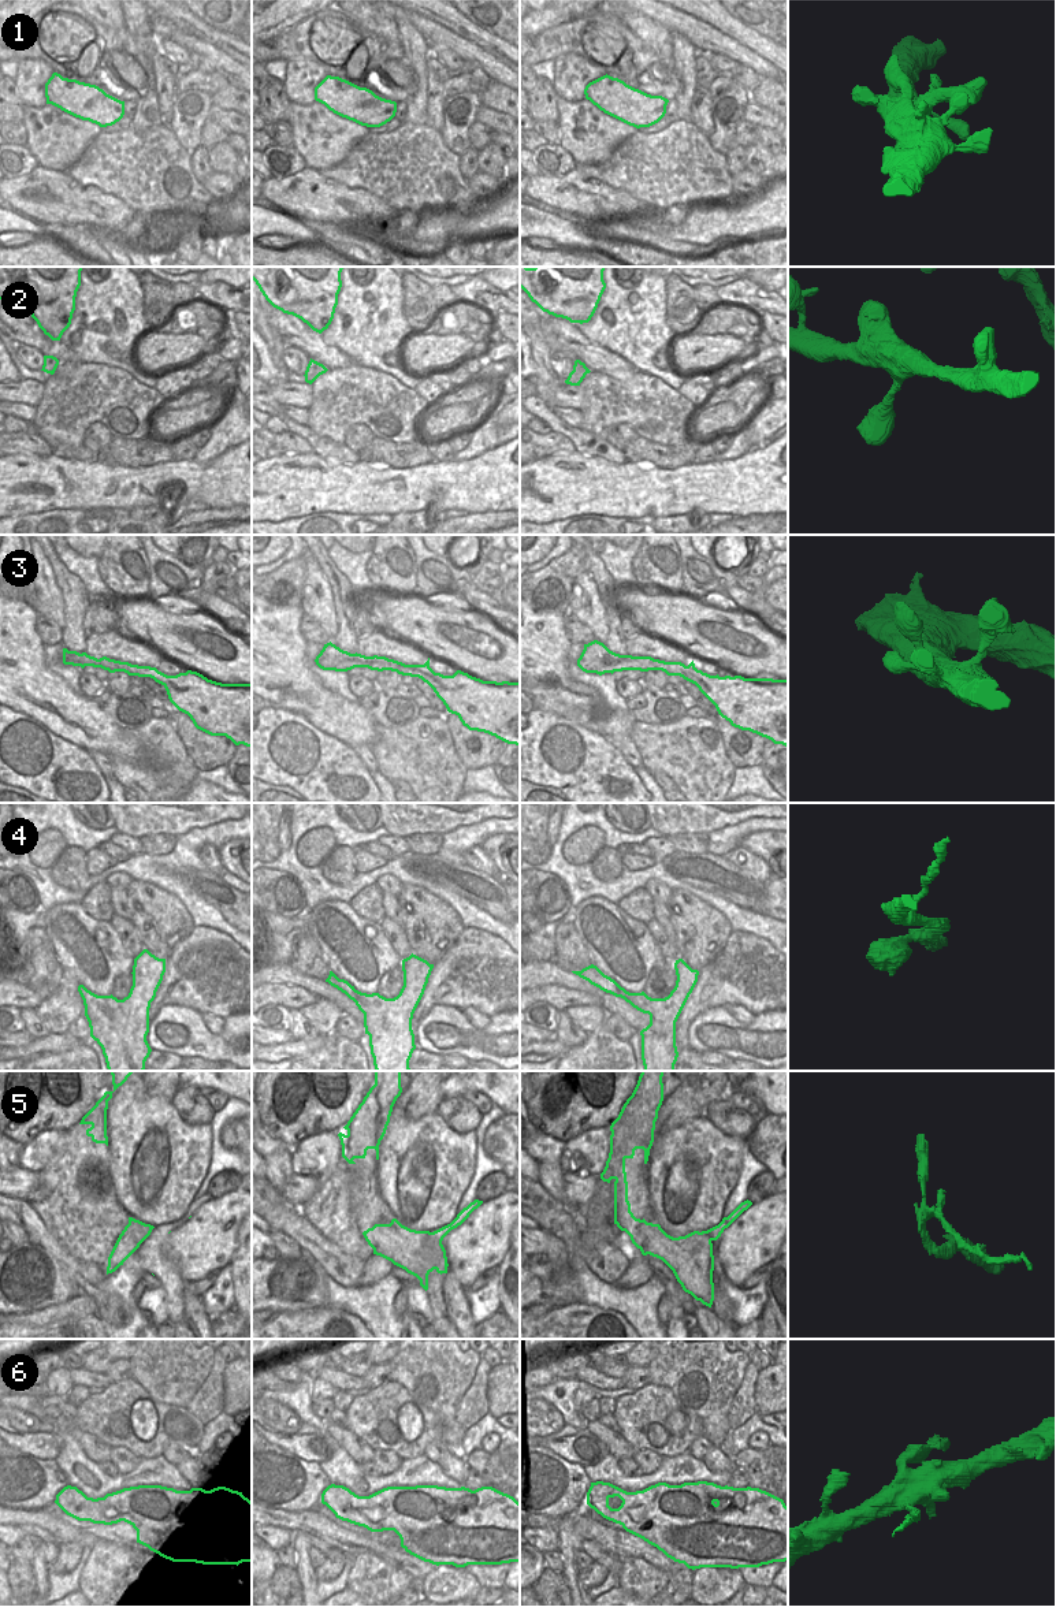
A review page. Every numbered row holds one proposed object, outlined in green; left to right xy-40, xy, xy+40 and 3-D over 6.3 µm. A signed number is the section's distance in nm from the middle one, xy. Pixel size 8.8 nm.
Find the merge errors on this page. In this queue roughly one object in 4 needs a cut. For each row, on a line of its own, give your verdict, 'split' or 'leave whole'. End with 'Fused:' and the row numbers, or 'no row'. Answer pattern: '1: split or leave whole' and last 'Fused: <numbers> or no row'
1: leave whole
2: leave whole
3: leave whole
4: leave whole
5: split
6: leave whole
Fused: 5

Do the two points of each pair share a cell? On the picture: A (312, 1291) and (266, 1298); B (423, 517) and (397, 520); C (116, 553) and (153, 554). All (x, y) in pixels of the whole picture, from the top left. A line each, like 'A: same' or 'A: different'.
A: same
B: same
C: different

